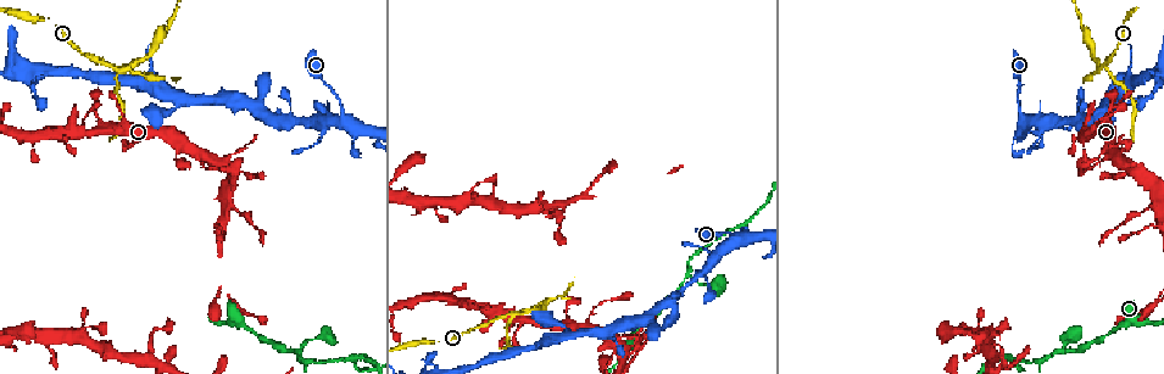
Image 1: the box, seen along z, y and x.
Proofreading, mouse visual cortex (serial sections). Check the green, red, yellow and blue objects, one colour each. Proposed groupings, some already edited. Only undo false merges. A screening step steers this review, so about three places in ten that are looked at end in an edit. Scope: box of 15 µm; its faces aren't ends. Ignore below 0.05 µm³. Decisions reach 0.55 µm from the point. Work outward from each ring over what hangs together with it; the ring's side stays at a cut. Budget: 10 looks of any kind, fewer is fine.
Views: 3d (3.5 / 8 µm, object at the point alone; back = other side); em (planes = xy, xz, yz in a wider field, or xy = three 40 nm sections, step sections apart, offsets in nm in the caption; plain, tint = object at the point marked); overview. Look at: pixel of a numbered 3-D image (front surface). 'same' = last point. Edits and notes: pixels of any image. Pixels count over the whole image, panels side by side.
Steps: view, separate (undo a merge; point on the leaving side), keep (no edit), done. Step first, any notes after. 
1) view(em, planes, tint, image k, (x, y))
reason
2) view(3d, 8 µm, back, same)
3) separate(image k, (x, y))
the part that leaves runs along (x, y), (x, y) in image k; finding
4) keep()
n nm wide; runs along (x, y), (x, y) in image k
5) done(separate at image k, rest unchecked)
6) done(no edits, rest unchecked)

view(3d, 3.5 µm, image 1, (1070, 340))
thick turns thin

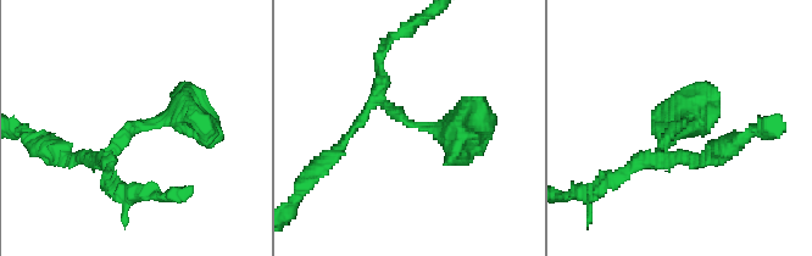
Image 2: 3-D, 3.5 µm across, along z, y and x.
view(em, xy, step 3, tint, image 2, (682, 123))
need the tissue

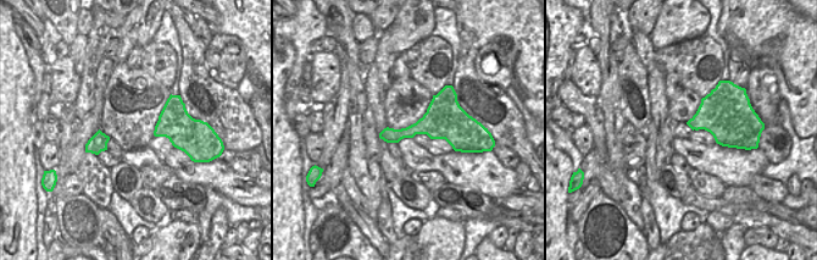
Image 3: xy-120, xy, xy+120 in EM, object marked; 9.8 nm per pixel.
keep()
runs along (92, 160), (144, 122), (188, 115), (207, 134) in image 2; all the same cell

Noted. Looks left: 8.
view(3d, 3.5 µm, back, image 1, (354, 358))

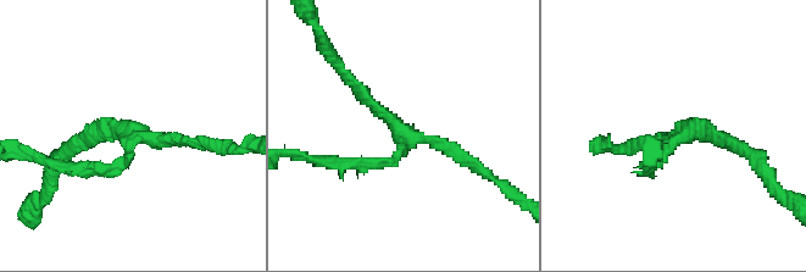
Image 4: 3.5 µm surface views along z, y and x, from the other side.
view(em, xy, step 2, tint, image 4, (675, 137))
3 arms; arms of 100, 150, 150 nm; need the tissue

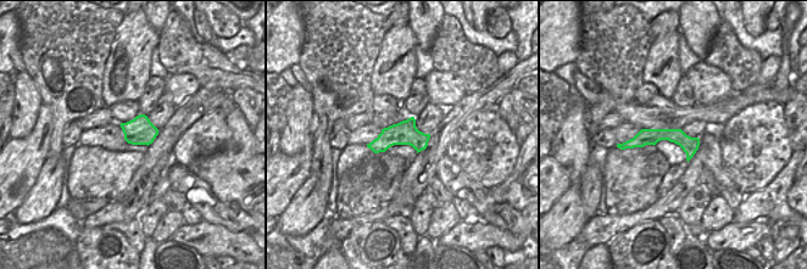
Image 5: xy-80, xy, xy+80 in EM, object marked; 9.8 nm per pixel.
keep()
runs along (696, 141), (654, 135), (625, 145) in image 5; one cell here

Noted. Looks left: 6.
view(3d, 3.5 µm, image 1, (1135, 170))
arms part here

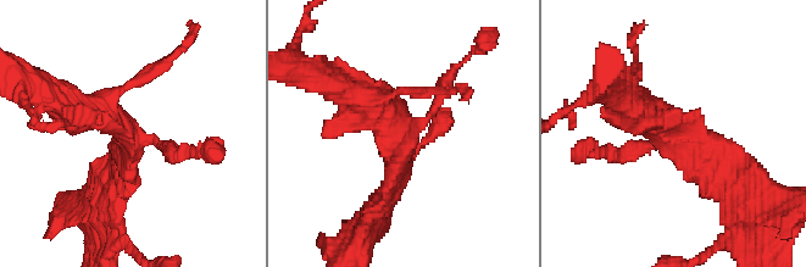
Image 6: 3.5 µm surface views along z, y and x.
view(em, xy, step 3, tint, image 6, (132, 134))
now the EM

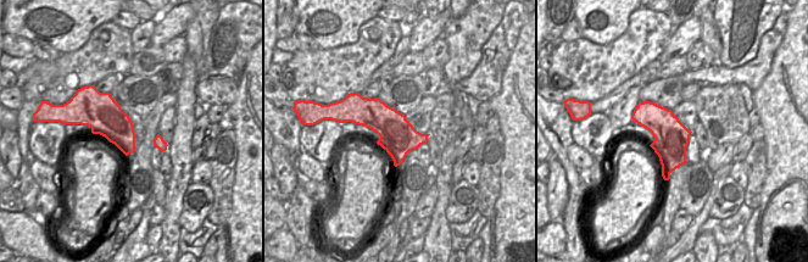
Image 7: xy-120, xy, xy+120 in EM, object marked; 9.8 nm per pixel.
view(em, xy, step 1, tint, same)

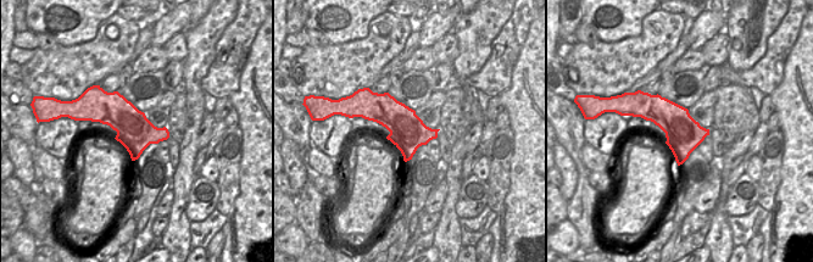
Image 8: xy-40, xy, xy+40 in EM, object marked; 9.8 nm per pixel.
keep()
runs along (632, 111), (662, 118), (734, 187) in image 6; all the same cell

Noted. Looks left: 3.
view(3d, 3.5 µm, image 1, (507, 315))
two arms at a narrow angle

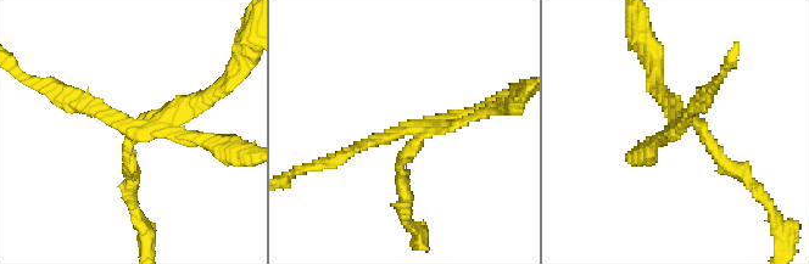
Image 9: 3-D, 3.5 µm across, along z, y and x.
view(em, xy, step 2, tint, image 9, (679, 128))
4 arms; arms of 100, 150, 150, 200 nm

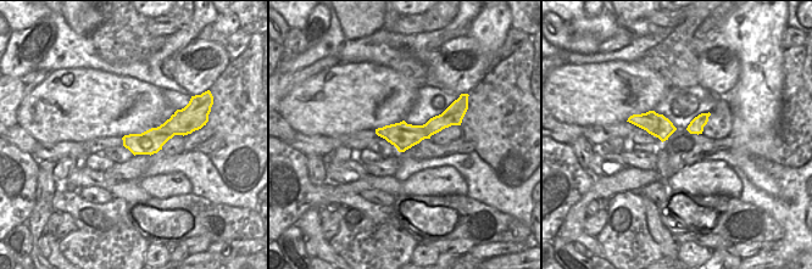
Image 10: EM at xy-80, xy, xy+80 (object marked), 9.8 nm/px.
separate(image 9, (403, 173))
the part that leaves runs along (162, 119), (222, 89), (245, 55) in image 9; two cells meet here

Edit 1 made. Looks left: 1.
done(separate at image 9, rest unchecked)

